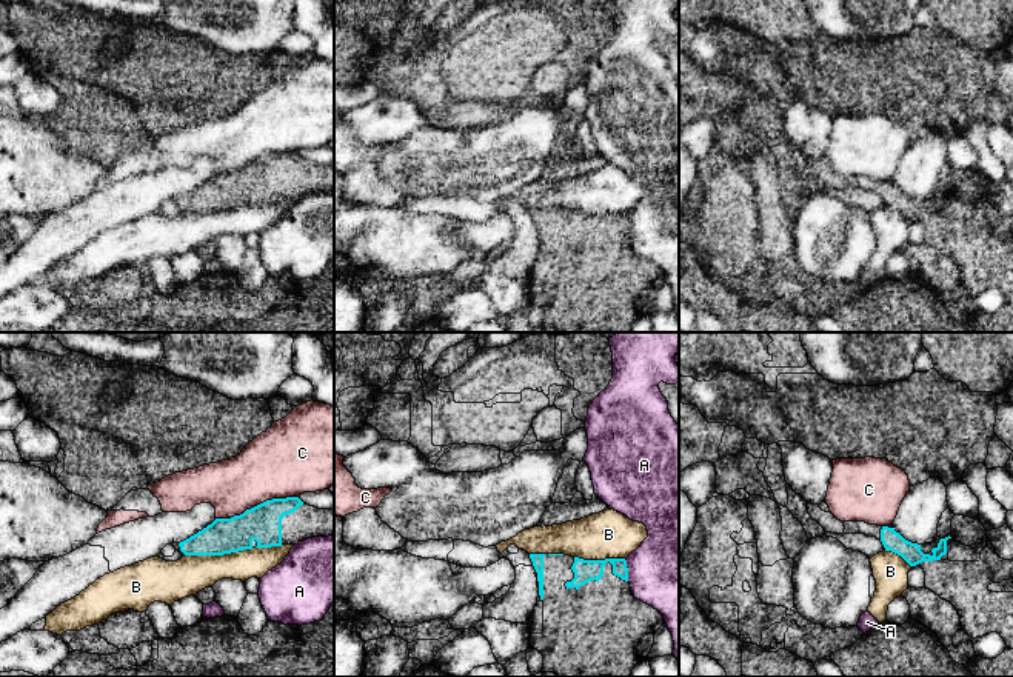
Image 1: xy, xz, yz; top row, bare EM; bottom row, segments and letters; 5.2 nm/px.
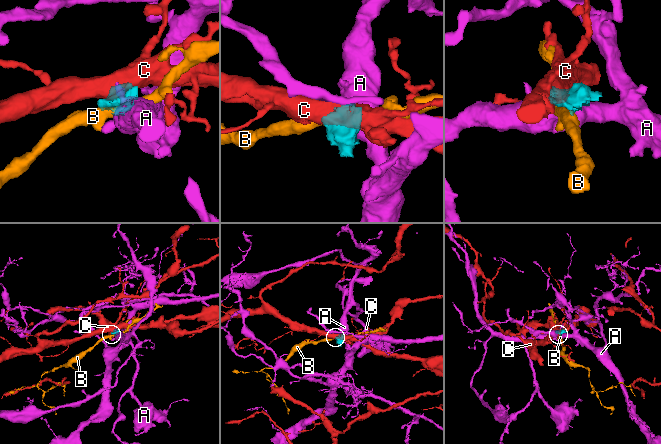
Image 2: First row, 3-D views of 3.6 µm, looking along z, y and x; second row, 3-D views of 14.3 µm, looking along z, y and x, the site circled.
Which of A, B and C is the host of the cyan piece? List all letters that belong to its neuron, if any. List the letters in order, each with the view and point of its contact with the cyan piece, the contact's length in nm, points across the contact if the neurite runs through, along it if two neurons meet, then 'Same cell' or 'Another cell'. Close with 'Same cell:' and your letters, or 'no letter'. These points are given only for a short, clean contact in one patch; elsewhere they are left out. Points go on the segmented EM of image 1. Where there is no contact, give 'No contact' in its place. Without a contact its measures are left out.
A: Touches cyan at xz (627, 570). Shared border 120 nm. Boundary: xz (624, 559), (628, 568), (628, 580). Another cell
B: Touches cyan at xy (219, 554). Shared border 360 nm. Another cell
C: Touches cyan at xy (257, 505). Shared border 440 nm. Another cell
Same cell: no letter

